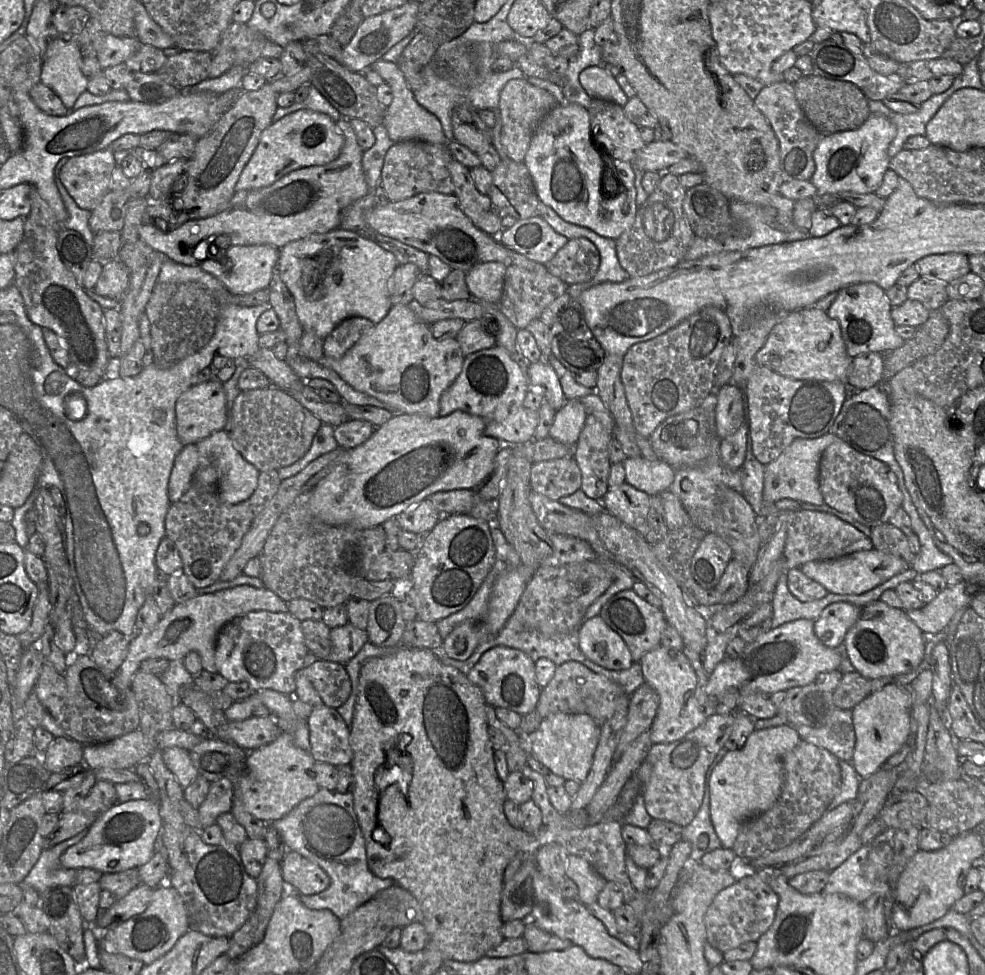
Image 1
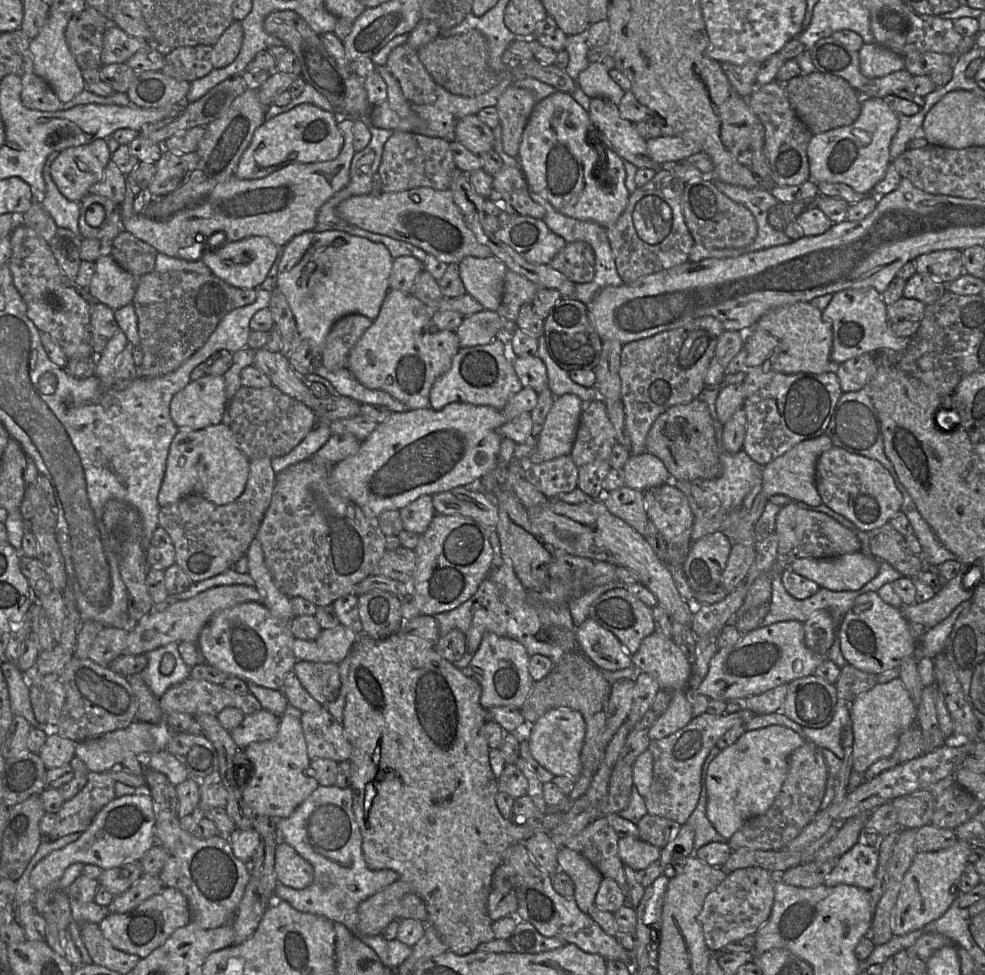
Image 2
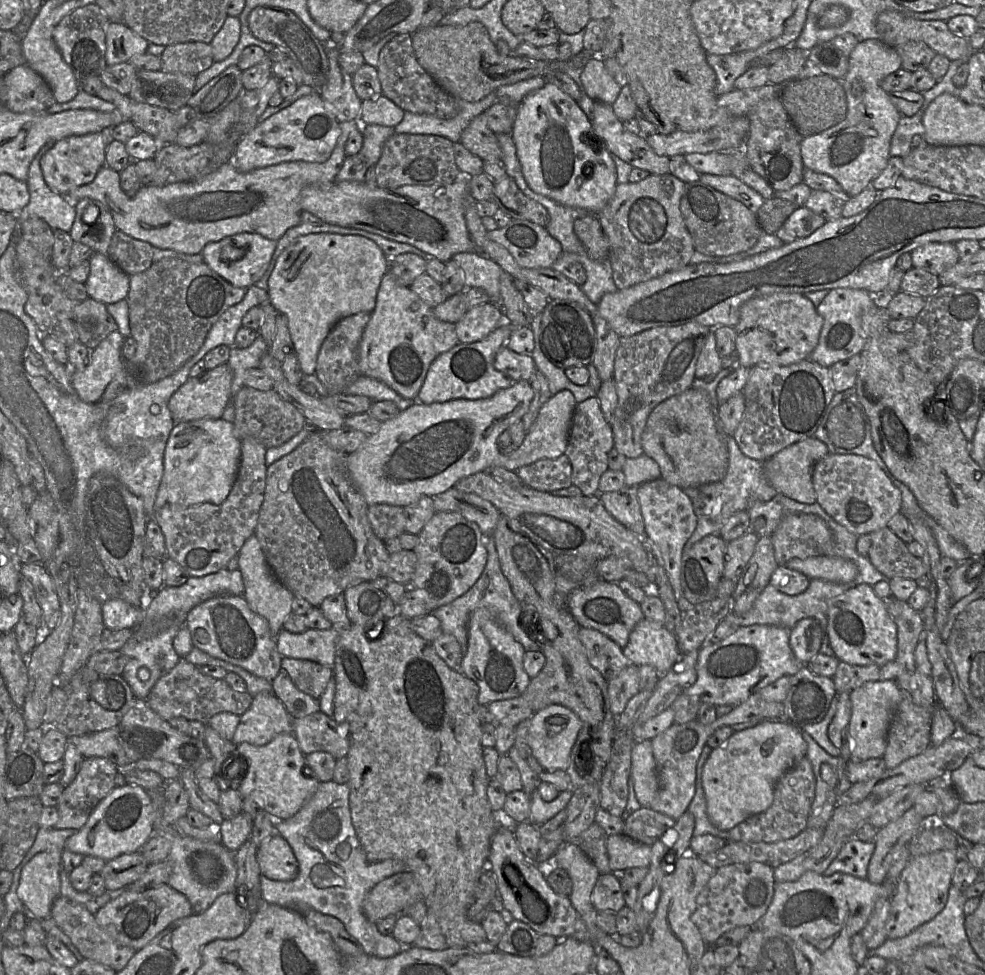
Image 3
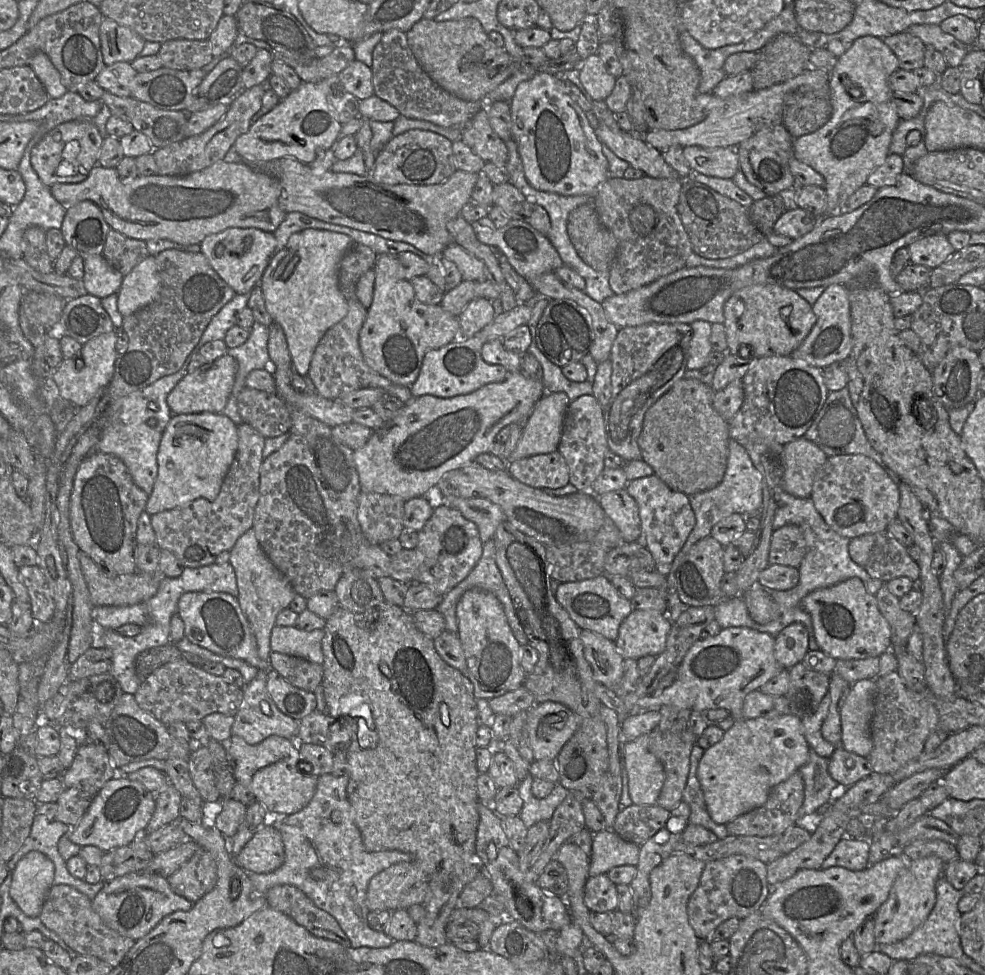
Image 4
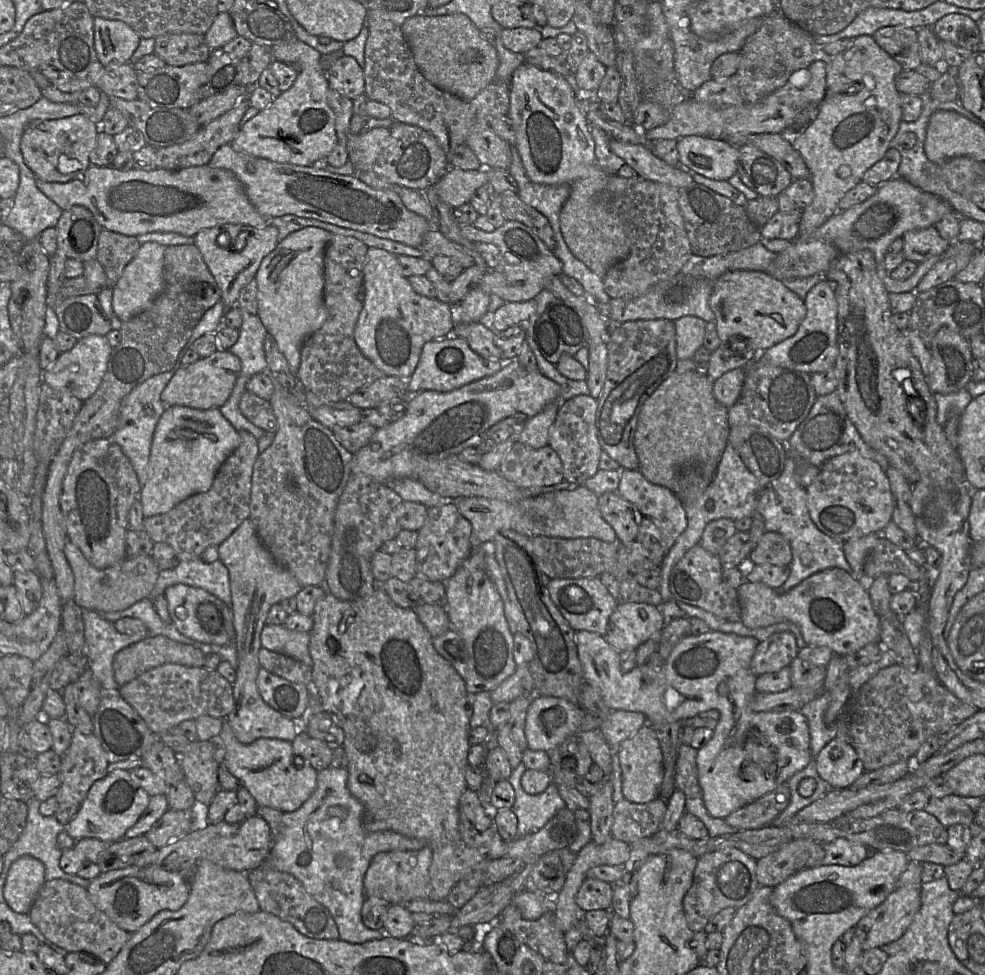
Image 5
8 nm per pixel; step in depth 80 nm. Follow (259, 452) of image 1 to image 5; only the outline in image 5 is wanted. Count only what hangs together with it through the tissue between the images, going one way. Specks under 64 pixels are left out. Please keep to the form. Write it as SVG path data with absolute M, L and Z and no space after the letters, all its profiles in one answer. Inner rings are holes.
M248 392L242 394L239 409L245 418L266 433L275 433L278 428L270 401Z

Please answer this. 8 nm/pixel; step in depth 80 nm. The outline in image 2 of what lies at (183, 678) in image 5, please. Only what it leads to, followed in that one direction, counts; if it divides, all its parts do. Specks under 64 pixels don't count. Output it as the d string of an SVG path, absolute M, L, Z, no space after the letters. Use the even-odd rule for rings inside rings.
M192 677L169 688L158 701L165 716L173 712L193 717L203 714L216 716L227 707L236 707L248 715L262 709L260 701L249 691L238 693L221 684Z

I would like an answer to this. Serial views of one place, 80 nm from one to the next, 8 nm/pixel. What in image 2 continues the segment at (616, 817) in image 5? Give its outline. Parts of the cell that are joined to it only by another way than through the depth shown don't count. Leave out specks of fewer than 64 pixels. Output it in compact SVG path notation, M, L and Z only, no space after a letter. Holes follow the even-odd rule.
M647 813L636 824L638 838L660 849L665 847L680 831L681 825L671 819Z

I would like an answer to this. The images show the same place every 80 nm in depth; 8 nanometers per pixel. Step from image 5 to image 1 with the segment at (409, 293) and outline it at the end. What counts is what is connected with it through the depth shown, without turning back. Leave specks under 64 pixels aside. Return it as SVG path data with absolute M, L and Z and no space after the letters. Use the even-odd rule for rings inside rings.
M396 304L392 305L387 313L387 315L382 319L381 322L375 324L375 326L361 337L356 344L351 347L341 358L335 359L331 357L323 356L318 362L335 371L344 381L350 384L355 390L366 393L370 396L377 398L378 400L388 404L392 410L393 414L403 413L403 414L420 414L427 417L437 417L439 416L440 408L440 398L442 393L452 385L455 379L458 377L462 370L464 356L461 352L459 343L456 338L448 339L436 339L432 336L431 326L418 320L409 305Z

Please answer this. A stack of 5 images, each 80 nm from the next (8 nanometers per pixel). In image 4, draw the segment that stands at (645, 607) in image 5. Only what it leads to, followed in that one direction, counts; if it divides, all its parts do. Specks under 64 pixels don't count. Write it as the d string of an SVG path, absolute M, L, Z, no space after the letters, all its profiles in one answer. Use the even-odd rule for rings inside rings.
M634 609L620 624L615 645L625 659L658 656L665 649L671 626L666 614Z

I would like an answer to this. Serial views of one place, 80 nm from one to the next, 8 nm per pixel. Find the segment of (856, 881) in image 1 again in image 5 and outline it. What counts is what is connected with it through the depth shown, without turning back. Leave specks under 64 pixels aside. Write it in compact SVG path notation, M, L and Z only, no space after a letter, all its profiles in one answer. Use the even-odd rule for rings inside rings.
M837 837L828 844L821 844L825 849L825 857L820 865L856 866L871 854L865 845L852 842L844 837Z

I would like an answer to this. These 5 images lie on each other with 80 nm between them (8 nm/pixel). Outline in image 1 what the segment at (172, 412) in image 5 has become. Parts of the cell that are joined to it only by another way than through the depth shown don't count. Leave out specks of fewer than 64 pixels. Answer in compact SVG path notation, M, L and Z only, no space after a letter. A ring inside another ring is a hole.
M223 429L212 433L210 436L193 444L183 446L182 450L176 456L173 468L170 474L168 483L168 498L171 503L179 500L194 482L195 476L200 469L206 466L214 466L217 469L218 480L218 495L221 501L229 504L237 504L247 500L255 491L258 484L258 477L260 471L246 461L239 451L234 447L229 433Z

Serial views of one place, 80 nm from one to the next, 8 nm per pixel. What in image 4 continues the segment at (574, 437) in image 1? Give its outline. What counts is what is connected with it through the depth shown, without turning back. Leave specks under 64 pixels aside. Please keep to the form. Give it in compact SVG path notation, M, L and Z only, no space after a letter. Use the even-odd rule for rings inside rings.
M564 392L546 393L525 419L516 449L507 463L558 449L564 416L571 400Z

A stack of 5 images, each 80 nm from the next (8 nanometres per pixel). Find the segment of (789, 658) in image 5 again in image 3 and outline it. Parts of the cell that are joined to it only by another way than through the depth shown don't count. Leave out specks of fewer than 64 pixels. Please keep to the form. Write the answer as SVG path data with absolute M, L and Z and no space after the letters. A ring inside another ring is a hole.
M802 619L790 629L789 645L796 658L807 664L820 653L824 636L820 621Z

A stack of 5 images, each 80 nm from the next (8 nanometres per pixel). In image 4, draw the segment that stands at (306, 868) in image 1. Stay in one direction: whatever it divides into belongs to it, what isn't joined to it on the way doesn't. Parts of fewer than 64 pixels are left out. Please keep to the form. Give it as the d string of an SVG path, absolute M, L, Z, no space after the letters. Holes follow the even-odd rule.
M267 822L257 829L242 850L234 856L238 866L248 873L269 873L284 862L284 844L277 828Z

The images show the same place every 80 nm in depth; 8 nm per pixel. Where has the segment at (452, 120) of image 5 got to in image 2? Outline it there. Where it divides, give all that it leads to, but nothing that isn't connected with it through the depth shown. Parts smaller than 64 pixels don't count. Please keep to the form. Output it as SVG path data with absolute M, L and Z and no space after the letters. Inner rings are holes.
M407 43L394 48L385 64L399 82L404 97L411 104L433 104L436 83L418 58L417 51Z

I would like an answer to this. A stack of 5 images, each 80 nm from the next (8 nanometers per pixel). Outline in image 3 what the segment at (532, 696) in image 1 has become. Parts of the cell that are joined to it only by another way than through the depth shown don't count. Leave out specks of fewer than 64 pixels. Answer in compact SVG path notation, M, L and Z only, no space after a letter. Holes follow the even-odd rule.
M478 608L469 618L467 650L463 655L461 672L479 687L478 703L489 703L521 696L531 678L523 667L526 650L485 608Z

